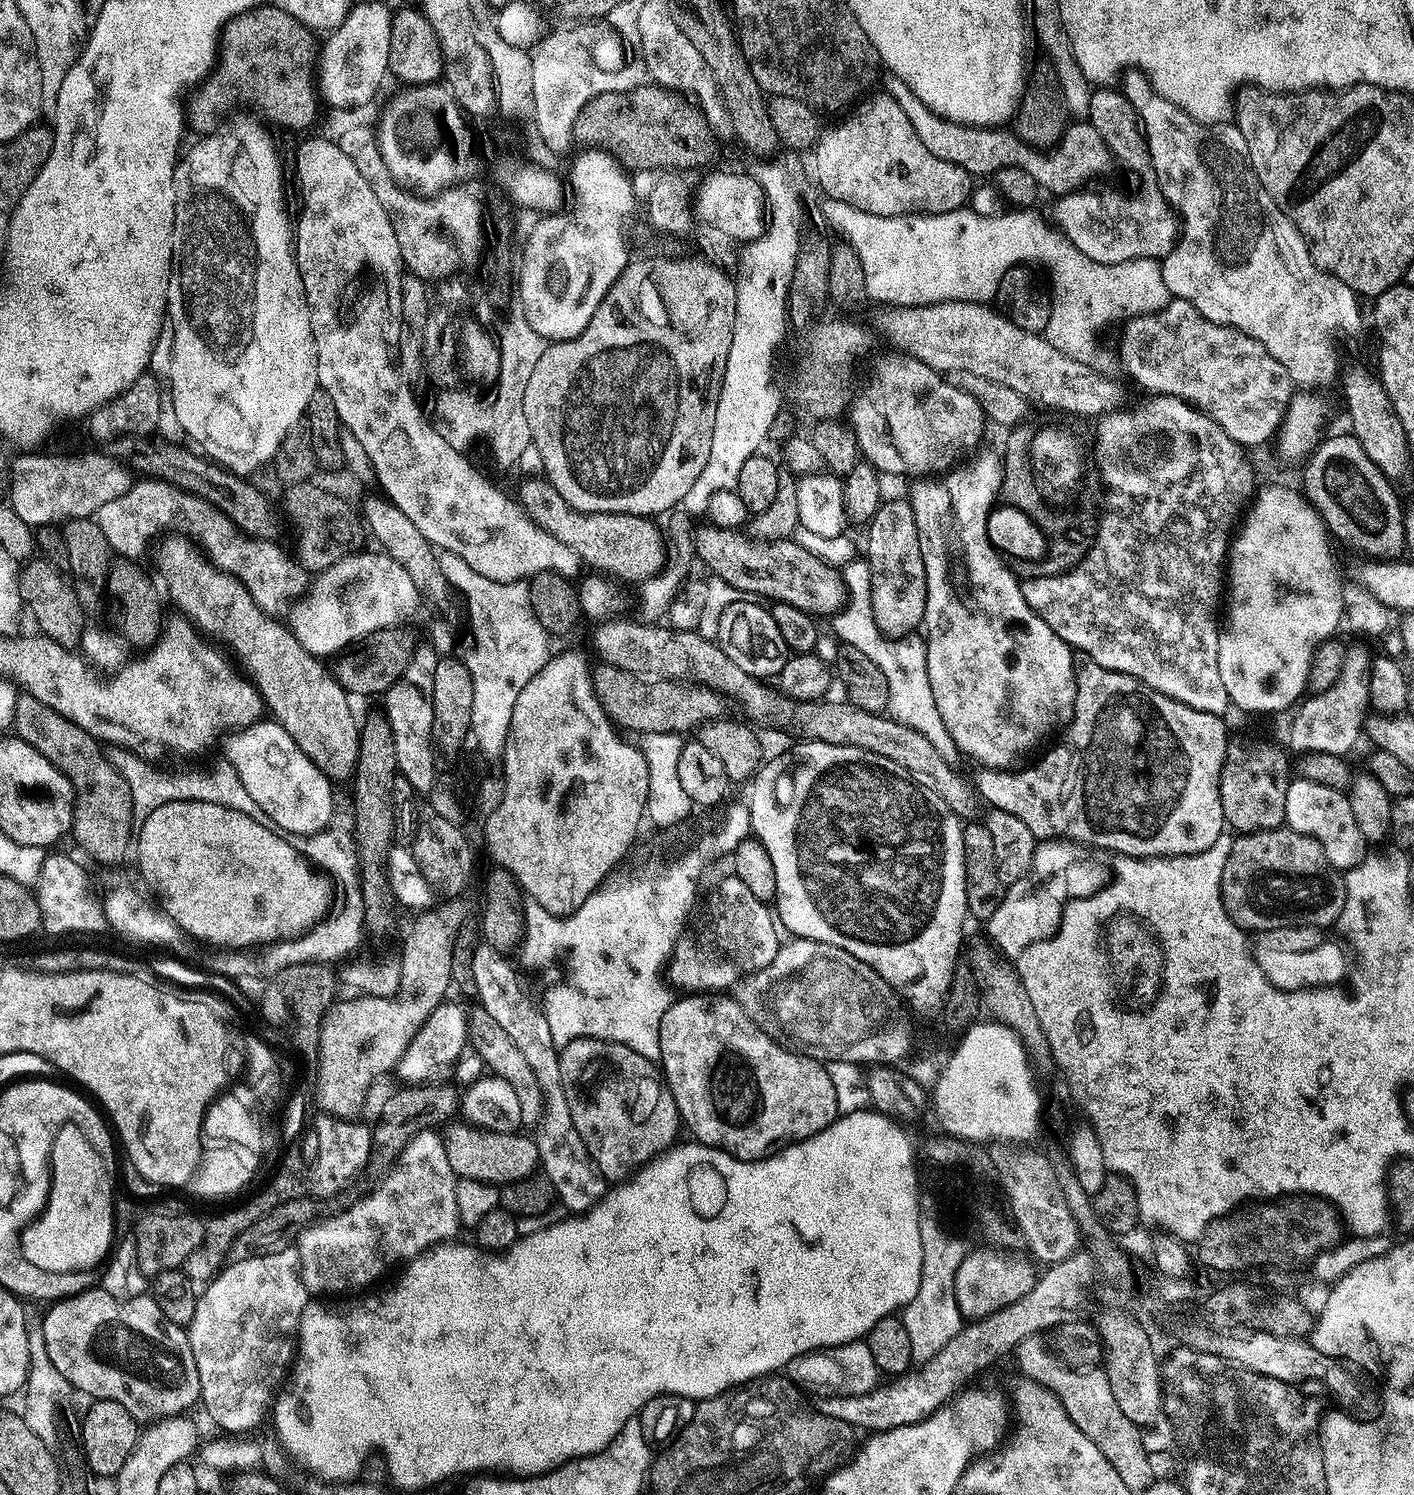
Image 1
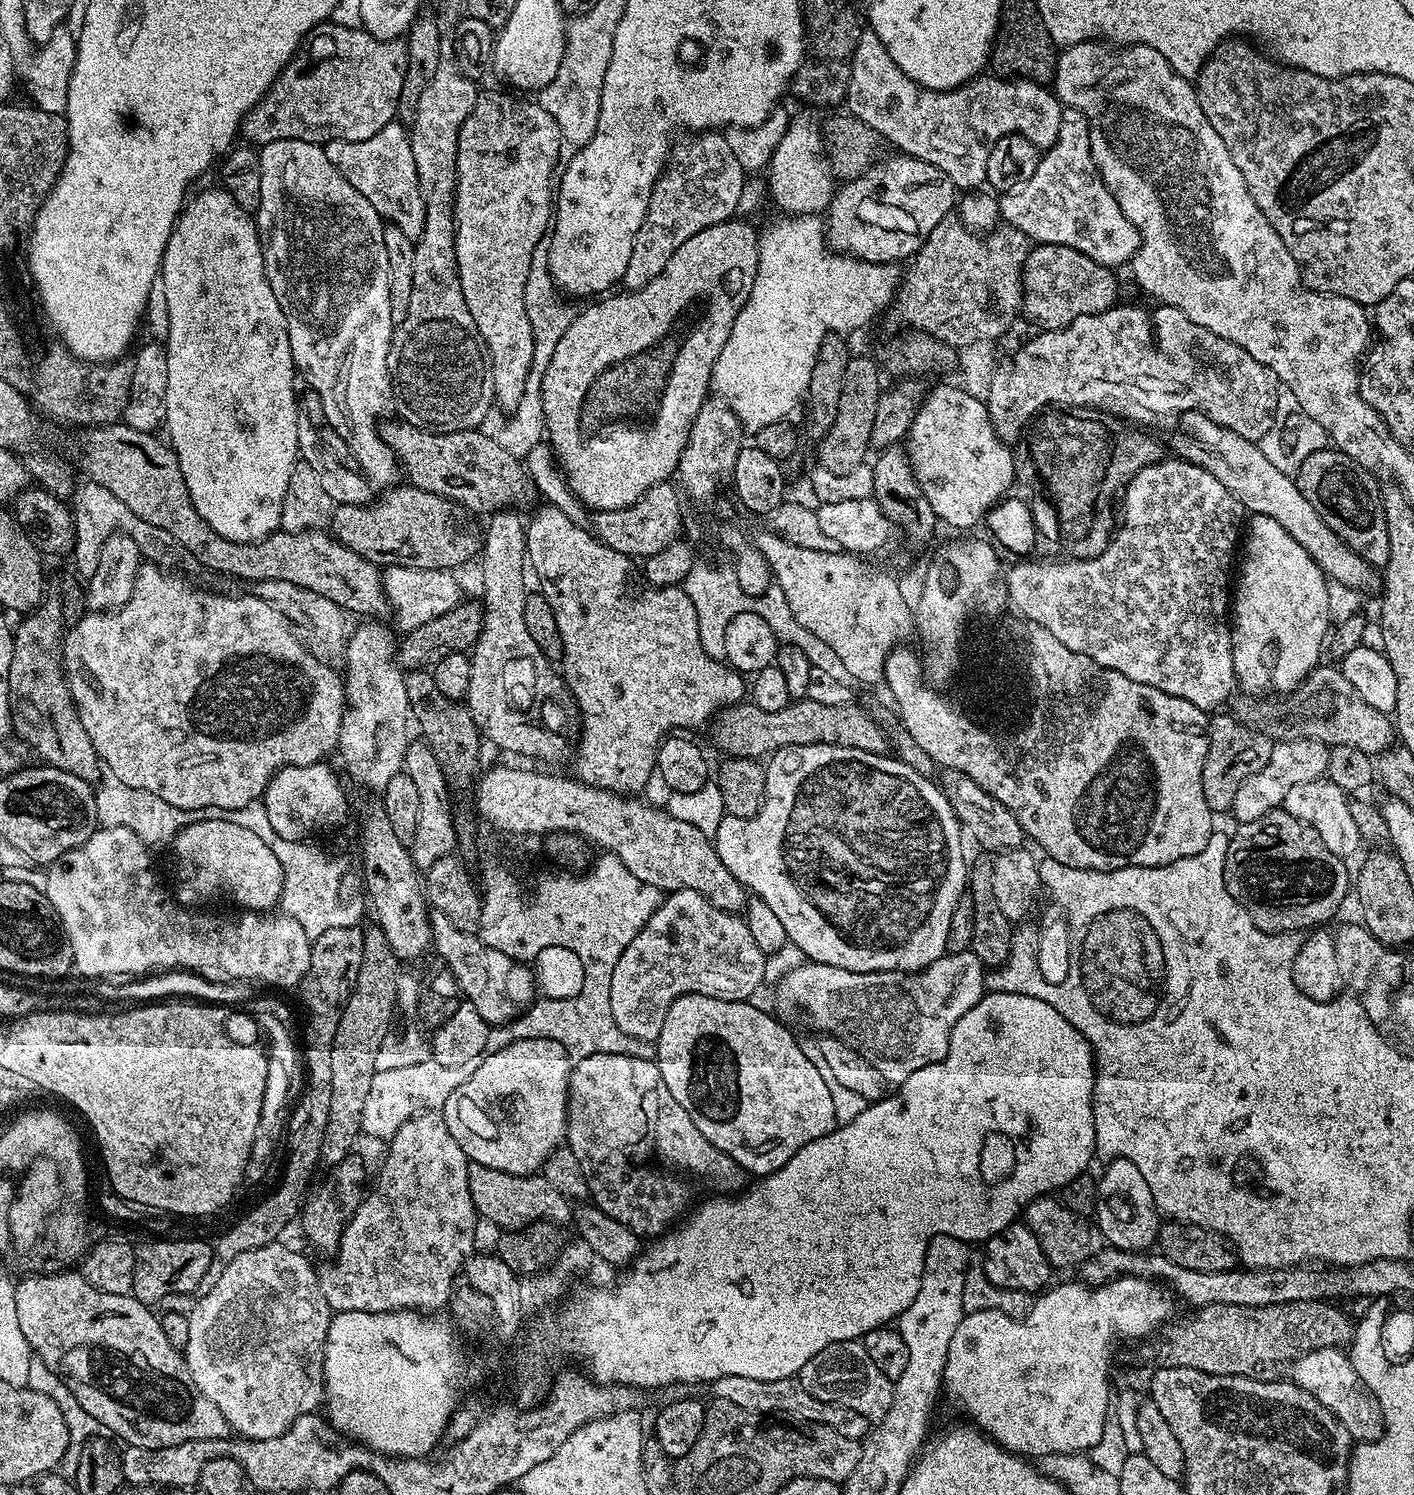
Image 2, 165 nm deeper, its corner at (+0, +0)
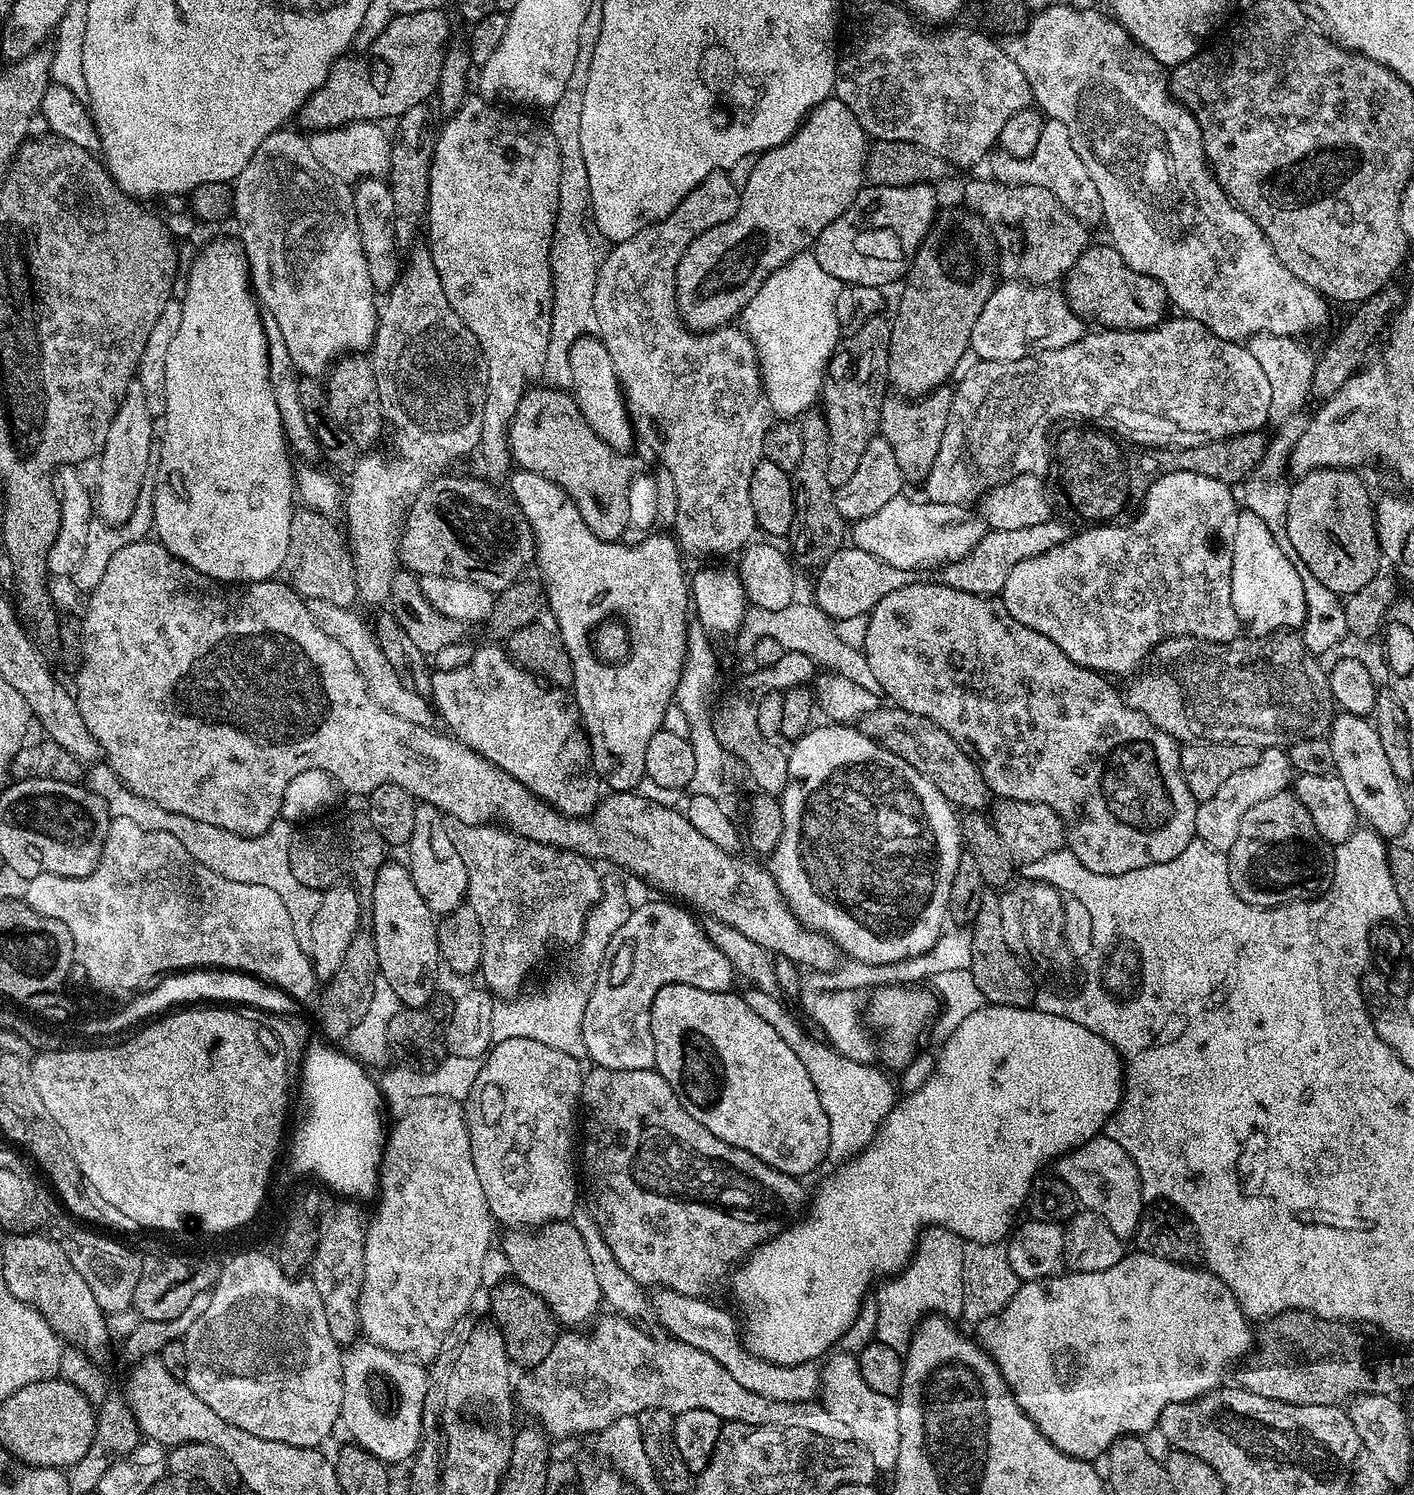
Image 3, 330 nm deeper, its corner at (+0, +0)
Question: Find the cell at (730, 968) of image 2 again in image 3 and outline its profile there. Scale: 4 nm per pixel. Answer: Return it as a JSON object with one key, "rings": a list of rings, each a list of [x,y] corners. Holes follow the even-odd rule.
{"rings":[[[660,899],[636,904],[606,946],[582,1016],[582,1040],[588,1050],[587,1059],[593,1060],[595,1067],[655,1068],[650,1010],[662,986],[693,984],[698,990],[711,992],[726,992],[733,987],[732,963],[707,937],[701,921],[696,921],[687,907]]]}

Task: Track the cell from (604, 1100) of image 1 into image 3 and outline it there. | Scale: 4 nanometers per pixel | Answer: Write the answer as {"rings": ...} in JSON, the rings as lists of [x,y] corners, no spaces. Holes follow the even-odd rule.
{"rings":[[[593,1067],[584,1077],[584,1087],[580,1090],[582,1101],[582,1112],[588,1117],[583,1117],[582,1132],[588,1135],[588,1141],[582,1144],[582,1168],[588,1171],[588,1180],[592,1183],[592,1192],[596,1195],[596,1208],[594,1215],[598,1226],[602,1230],[602,1238],[606,1238],[606,1246],[610,1246],[614,1258],[618,1258],[618,1266],[634,1278],[634,1282],[648,1290],[667,1290],[677,1292],[683,1296],[695,1296],[699,1298],[711,1297],[711,1292],[719,1286],[723,1280],[727,1281],[730,1276],[730,1269],[739,1265],[741,1260],[745,1260],[755,1248],[761,1244],[767,1244],[773,1240],[779,1232],[784,1231],[789,1224],[793,1223],[805,1211],[806,1192],[797,1177],[774,1170],[766,1162],[754,1158],[746,1150],[738,1150],[722,1138],[714,1138],[706,1126],[694,1122],[690,1114],[678,1102],[674,1090],[670,1090],[670,1082],[662,1078],[662,1074],[655,1068],[646,1070],[610,1070],[609,1068]]]}

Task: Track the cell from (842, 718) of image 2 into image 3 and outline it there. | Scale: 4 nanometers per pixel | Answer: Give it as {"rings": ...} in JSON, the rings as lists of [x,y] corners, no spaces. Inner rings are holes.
{"rings":[[[879,706],[872,713],[860,716],[860,733],[866,734],[867,740],[878,742],[880,748],[890,750],[890,754],[898,754],[902,762],[910,762],[910,766],[934,782],[934,786],[938,786],[941,794],[954,806],[967,811],[983,811],[989,805],[992,793],[976,763],[965,754],[962,746],[958,746],[958,742],[954,742],[938,722],[930,722],[930,718],[922,718],[922,714],[914,714],[905,708],[887,707]]]}

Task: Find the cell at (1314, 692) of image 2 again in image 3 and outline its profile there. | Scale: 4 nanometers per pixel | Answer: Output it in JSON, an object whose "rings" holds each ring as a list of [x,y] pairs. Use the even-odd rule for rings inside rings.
{"rings":[[[1281,630],[1259,638],[1244,639],[1237,638],[1225,644],[1200,640],[1196,636],[1171,636],[1169,640],[1163,640],[1152,649],[1146,667],[1135,677],[1137,680],[1129,686],[1128,692],[1126,691],[1127,704],[1146,718],[1150,718],[1154,726],[1158,726],[1166,734],[1170,734],[1175,740],[1184,744],[1249,744],[1263,750],[1275,748],[1291,740],[1309,740],[1315,736],[1324,736],[1331,729],[1334,719],[1334,701],[1325,665],[1320,665],[1316,661],[1319,659],[1306,651],[1301,637],[1292,630]]]}

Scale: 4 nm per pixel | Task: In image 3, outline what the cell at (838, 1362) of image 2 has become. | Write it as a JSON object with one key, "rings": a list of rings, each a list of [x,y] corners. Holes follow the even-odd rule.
{"rings":[[[839,1352],[829,1355],[820,1368],[819,1399],[824,1407],[830,1410],[830,1414],[834,1414],[843,1424],[848,1425],[853,1441],[863,1446],[866,1454],[870,1454],[877,1473],[895,1473],[898,1446],[902,1443],[896,1400],[870,1390],[870,1386],[866,1386],[865,1380],[862,1379],[859,1359],[853,1353],[851,1356],[848,1352]]]}

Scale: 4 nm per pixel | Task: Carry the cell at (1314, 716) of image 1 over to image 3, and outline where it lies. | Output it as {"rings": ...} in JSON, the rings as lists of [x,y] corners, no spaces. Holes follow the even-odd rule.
{"rings":[[[1283,747],[1263,749],[1254,762],[1246,770],[1238,770],[1214,794],[1214,798],[1199,801],[1196,810],[1196,834],[1203,844],[1209,844],[1214,850],[1227,853],[1234,846],[1234,838],[1238,838],[1240,820],[1250,810],[1250,806],[1258,806],[1258,802],[1273,794],[1285,791],[1293,783],[1294,769],[1288,760],[1287,751]]]}

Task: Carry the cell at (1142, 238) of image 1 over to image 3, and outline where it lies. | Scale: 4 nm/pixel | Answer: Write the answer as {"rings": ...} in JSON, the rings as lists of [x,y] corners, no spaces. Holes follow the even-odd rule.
{"rings":[[[1045,119],[1044,133],[1042,138],[1038,138],[1038,147],[1034,154],[1026,158],[1014,158],[1010,154],[996,150],[987,157],[986,164],[992,167],[990,176],[993,180],[1014,186],[1033,184],[1050,190],[1056,201],[1085,226],[1099,225],[1103,221],[1102,198],[1098,198],[1098,190],[1094,182],[1090,182],[1090,174],[1086,174],[1086,166],[1082,166],[1082,158],[1078,158],[1078,150],[1074,150],[1070,134],[1064,131],[1062,122]]]}

